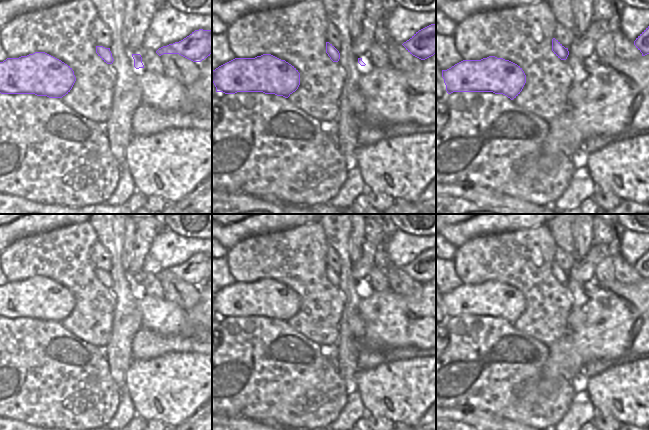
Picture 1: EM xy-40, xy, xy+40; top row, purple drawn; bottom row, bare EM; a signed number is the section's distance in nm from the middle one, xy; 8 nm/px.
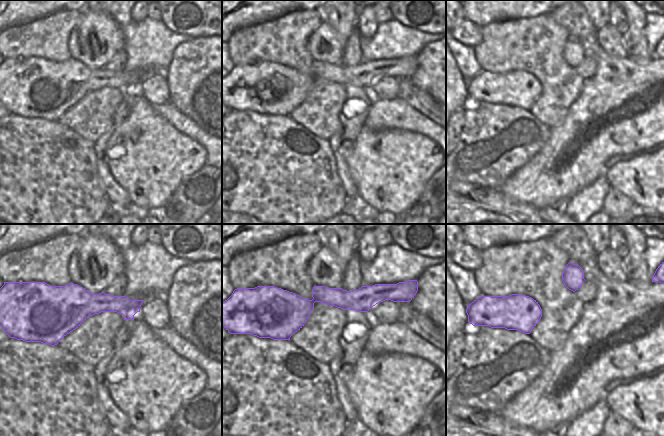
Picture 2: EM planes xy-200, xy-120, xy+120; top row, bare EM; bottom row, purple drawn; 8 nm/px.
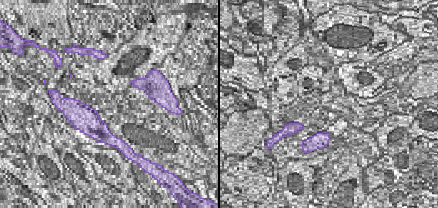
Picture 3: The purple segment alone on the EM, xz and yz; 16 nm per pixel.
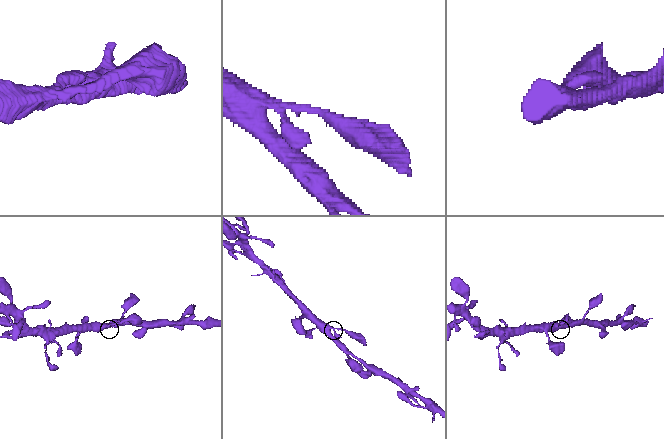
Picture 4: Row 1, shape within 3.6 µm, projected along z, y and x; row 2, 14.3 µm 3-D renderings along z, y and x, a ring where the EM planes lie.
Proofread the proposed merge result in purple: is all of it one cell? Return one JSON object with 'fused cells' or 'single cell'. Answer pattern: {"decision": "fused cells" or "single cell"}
{"decision": "single cell"}

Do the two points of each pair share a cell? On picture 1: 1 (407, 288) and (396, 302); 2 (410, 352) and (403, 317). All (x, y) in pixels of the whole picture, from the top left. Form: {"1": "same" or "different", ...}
{"1": "different", "2": "different"}

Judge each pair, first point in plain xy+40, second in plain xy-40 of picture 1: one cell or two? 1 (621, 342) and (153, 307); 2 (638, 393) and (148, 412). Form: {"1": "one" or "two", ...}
{"1": "one", "2": "one"}

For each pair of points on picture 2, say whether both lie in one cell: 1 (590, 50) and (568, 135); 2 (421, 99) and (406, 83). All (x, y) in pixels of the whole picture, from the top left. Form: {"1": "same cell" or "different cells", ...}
{"1": "same cell", "2": "same cell"}

